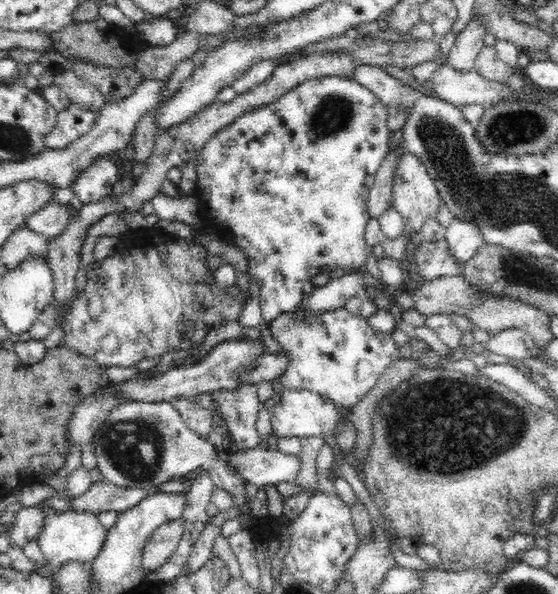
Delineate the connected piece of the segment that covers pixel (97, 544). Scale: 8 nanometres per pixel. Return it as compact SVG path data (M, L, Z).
M48 508L44 526L37 537L40 550L44 558L48 560L48 565L33 570L34 573L50 577L54 570L64 566L66 562L92 562L102 550L106 534L108 534L108 529L98 521L94 514L70 509L62 514L56 514L55 510Z

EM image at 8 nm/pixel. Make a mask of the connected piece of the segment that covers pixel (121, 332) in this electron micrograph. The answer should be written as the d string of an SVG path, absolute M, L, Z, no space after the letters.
M157 227L153 232L144 232L144 236L152 238L151 241L146 243L144 248L134 247L131 250L126 250L126 252L116 252L116 254L114 253L101 263L95 262L94 268L86 274L87 282L84 290L63 304L66 307L66 313L61 318L61 326L64 331L64 342L62 343L70 350L75 350L84 356L92 357L92 360L102 367L136 367L144 358L159 358L163 354L166 354L168 350L172 350L172 348L178 350L189 349L194 345L203 343L204 337L208 336L210 330L214 330L218 325L223 325L225 322L231 320L239 322L241 301L229 295L225 288L214 283L214 273L206 266L206 257L209 257L209 255L206 255L206 251L202 245L190 241L189 238L166 235L159 232Z

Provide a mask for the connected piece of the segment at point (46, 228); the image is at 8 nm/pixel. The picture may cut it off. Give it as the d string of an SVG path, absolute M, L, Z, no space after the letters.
M53 201L52 203L46 204L44 208L40 208L40 210L34 212L34 214L30 214L26 218L24 226L41 234L50 242L53 238L60 236L63 230L66 230L70 221L68 207L65 204Z

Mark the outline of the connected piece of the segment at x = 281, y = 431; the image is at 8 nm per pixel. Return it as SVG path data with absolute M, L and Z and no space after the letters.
M283 390L280 402L270 410L272 436L276 438L303 438L335 436L335 429L341 424L342 416L335 410L334 402L306 390Z

